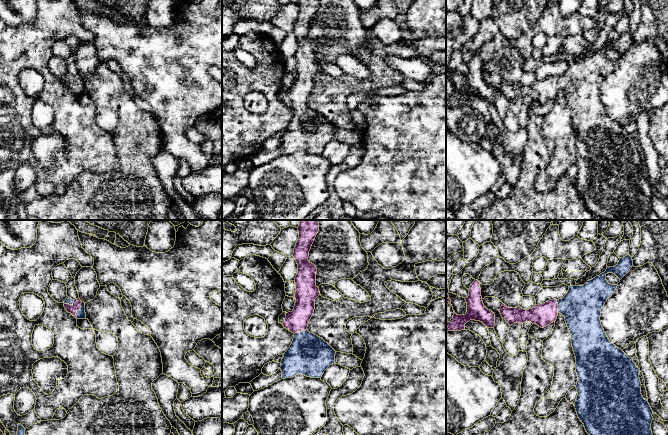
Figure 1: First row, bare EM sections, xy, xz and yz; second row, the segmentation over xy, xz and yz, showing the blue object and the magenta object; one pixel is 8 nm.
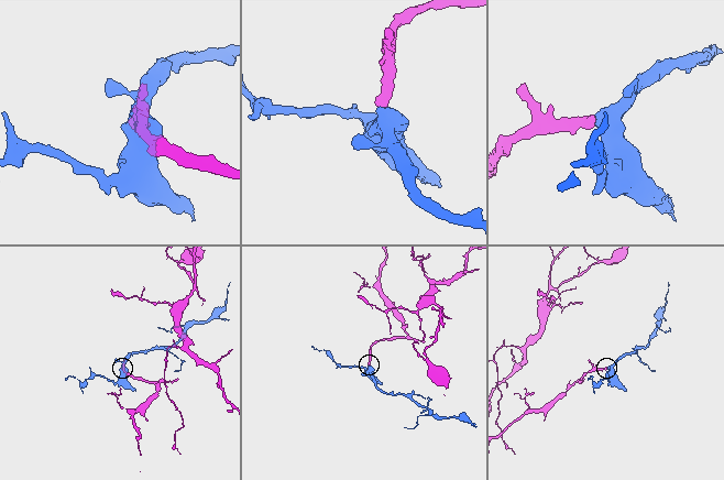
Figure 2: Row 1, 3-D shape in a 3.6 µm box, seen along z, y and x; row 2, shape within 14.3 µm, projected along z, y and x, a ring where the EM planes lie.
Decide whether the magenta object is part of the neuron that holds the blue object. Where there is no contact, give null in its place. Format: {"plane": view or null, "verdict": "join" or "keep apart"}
{"plane": "xy", "verdict": "join"}

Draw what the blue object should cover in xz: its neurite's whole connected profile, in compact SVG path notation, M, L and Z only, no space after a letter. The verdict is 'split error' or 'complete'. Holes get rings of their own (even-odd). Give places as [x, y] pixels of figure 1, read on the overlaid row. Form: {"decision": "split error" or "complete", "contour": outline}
{"decision": "split error", "contour": "M300 220L299 238L293 257L298 264L295 277L296 303L292 312L286 313L284 328L294 334L293 341L281 361L282 379L302 374L321 378L324 371L335 364L336 351L322 338L307 330L314 313L315 299L320 295L316 286L317 268L308 261L309 251L319 231L318 220Z"}

